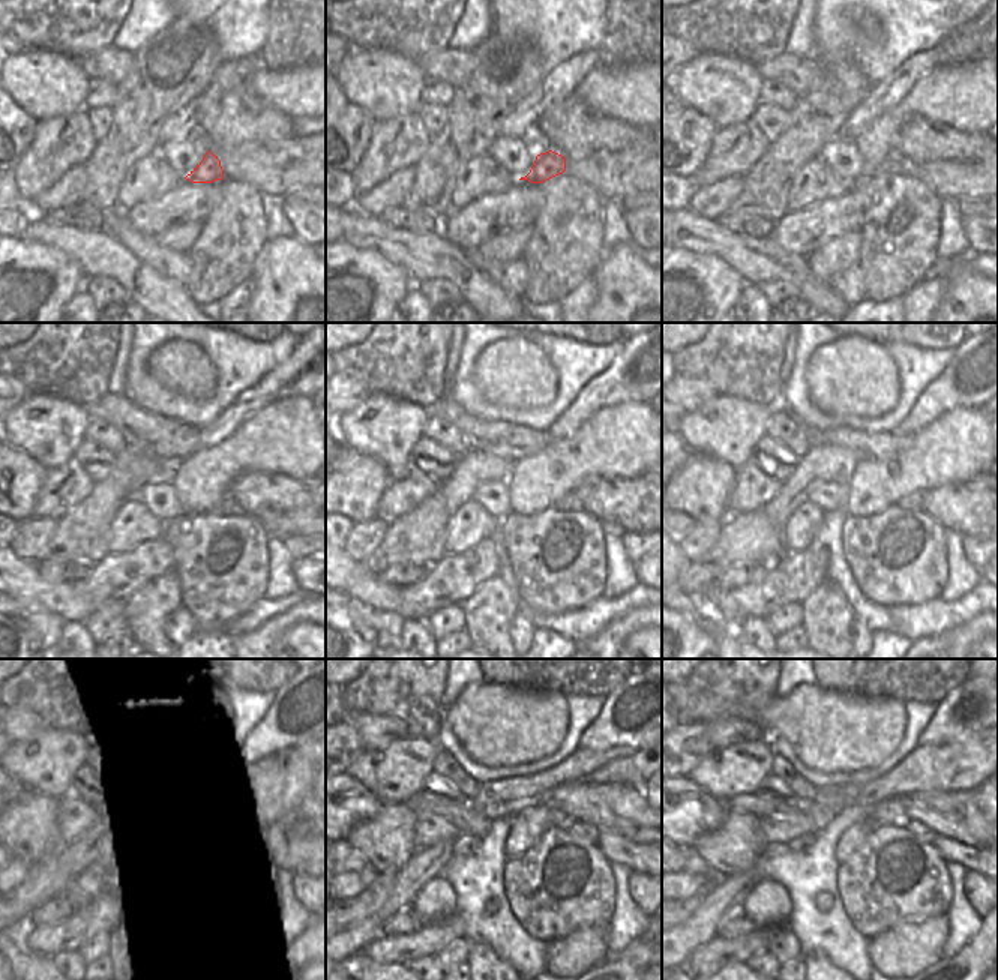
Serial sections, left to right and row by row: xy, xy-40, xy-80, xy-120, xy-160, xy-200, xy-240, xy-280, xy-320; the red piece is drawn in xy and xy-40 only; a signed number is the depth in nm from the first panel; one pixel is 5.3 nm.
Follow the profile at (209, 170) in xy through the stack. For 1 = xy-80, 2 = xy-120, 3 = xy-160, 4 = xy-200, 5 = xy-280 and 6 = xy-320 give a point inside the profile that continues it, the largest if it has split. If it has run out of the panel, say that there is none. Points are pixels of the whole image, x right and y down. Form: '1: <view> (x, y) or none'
1: xy-80 (893, 164)
2: xy-120 (228, 505)
3: xy-160 (569, 502)
4: xy-200 (914, 502)
5: xy-280 (584, 830)
6: xy-320 (920, 830)

